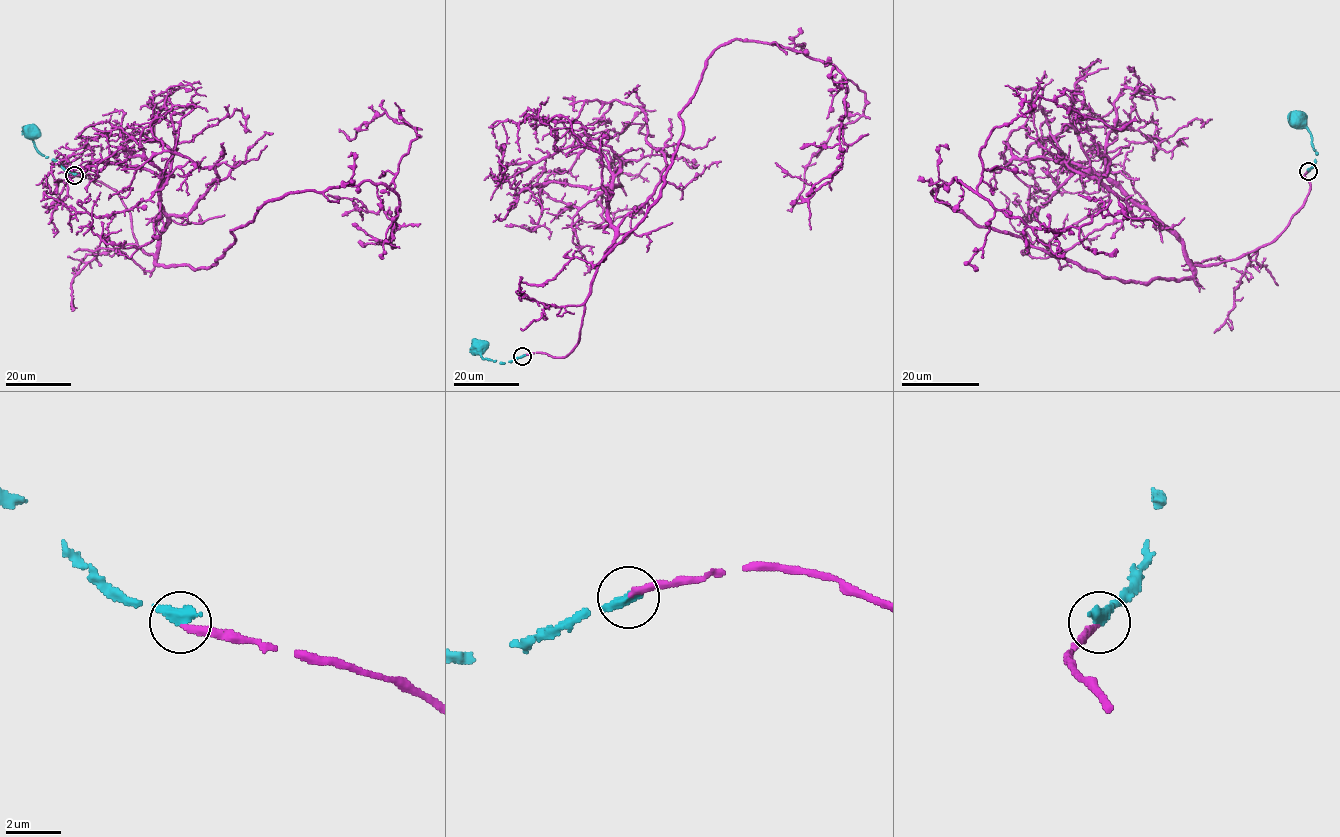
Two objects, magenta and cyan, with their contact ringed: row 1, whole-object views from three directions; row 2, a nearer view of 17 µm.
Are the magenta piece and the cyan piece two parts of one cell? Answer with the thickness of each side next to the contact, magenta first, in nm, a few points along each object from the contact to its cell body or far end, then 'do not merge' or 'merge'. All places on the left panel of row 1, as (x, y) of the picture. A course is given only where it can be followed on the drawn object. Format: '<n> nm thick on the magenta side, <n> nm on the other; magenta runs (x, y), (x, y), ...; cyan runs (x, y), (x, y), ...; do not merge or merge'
240 nm thick on the magenta side, 440 nm on the other; magenta runs (74, 175), (117, 192), (155, 262), (208, 268), (267, 201), (394, 192), (416, 130), (385, 112), (339, 129); cyan runs (74, 174), (41, 153), (35, 147), (33, 130); do not merge

